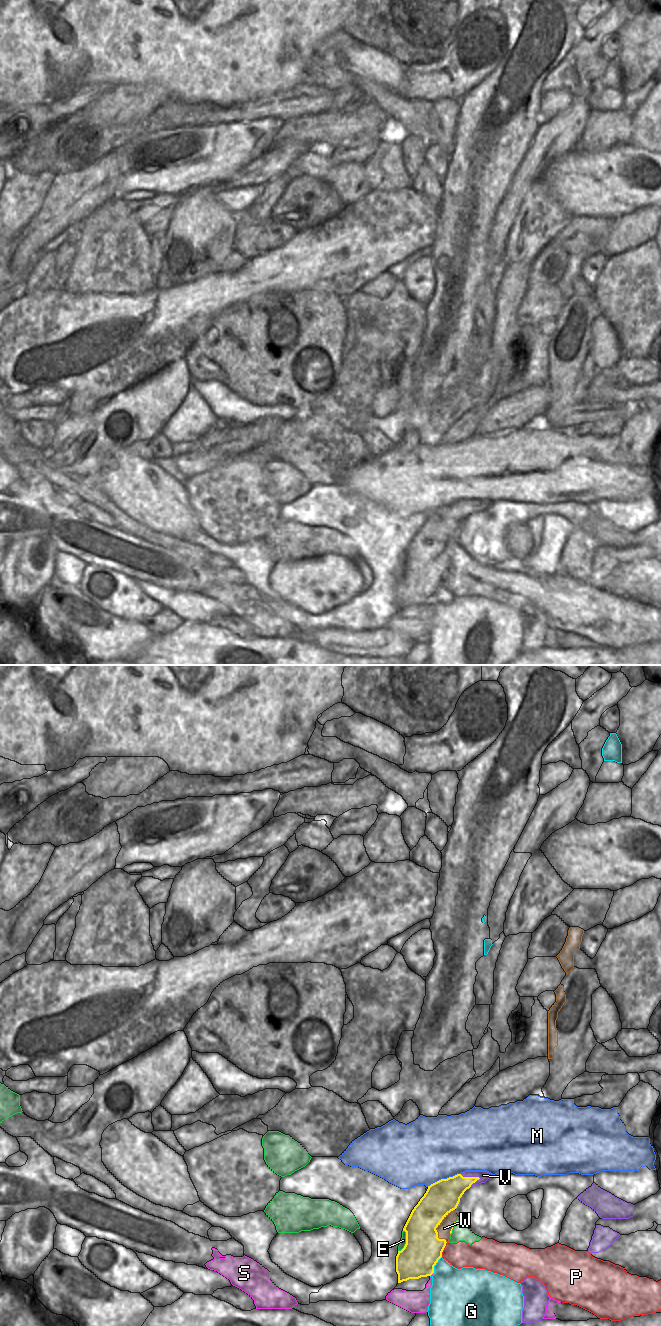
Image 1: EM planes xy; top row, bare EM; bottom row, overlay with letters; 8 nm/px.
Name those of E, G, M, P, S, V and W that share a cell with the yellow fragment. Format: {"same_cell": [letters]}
{"same_cell": ["W"]}

